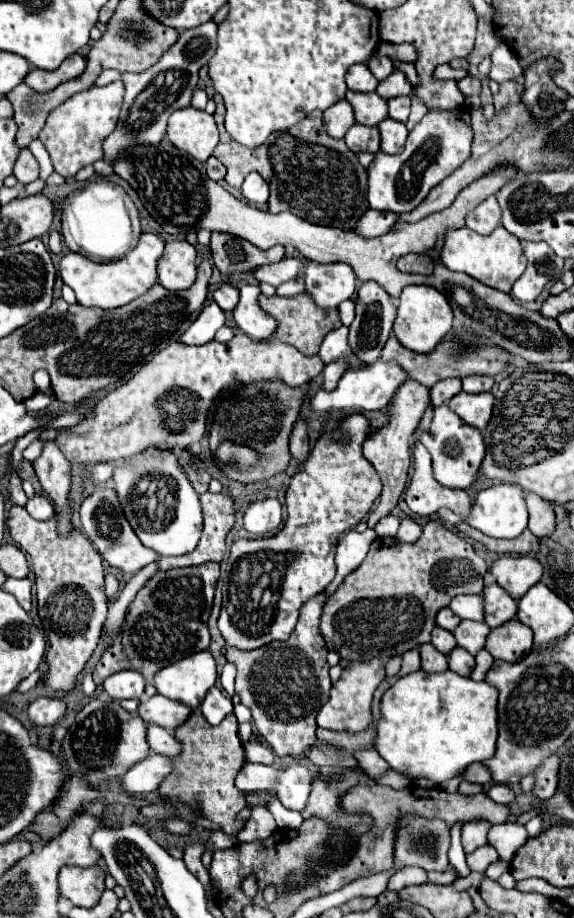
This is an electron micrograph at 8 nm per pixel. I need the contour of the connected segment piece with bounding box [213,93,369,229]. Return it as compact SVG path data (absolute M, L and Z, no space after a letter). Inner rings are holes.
M215 93L215 121L221 133L221 141L215 147L213 155L227 167L225 181L240 189L247 175L257 172L263 175L271 187L269 211L281 213L291 211L297 217L323 227L337 229L355 229L361 215L369 209L367 205L367 171L361 167L357 155L347 149L343 139L333 139L327 135L321 111L315 109L303 121L293 125L283 133L273 133L261 147L247 149L233 141L223 127L225 105L219 93ZM243 171L245 175L241 175Z

